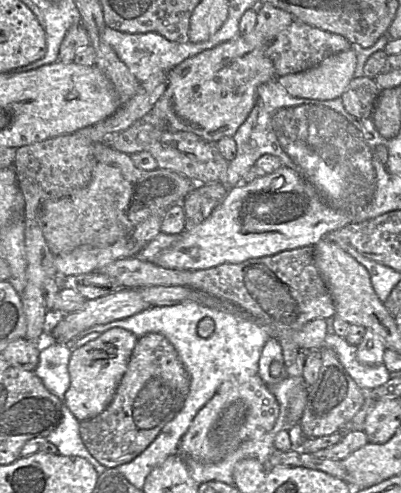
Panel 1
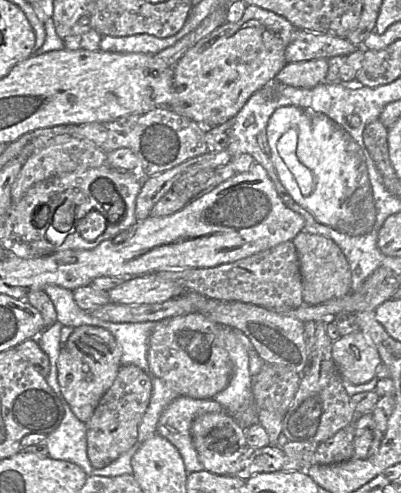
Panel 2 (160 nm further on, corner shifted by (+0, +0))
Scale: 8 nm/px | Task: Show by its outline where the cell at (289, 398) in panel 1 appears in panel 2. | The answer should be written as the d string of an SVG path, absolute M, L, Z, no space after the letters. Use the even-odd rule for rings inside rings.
M178 396L165 407L159 417L157 433L178 449L188 473L205 470L193 444L191 426L196 417L211 412L226 410L214 399Z

